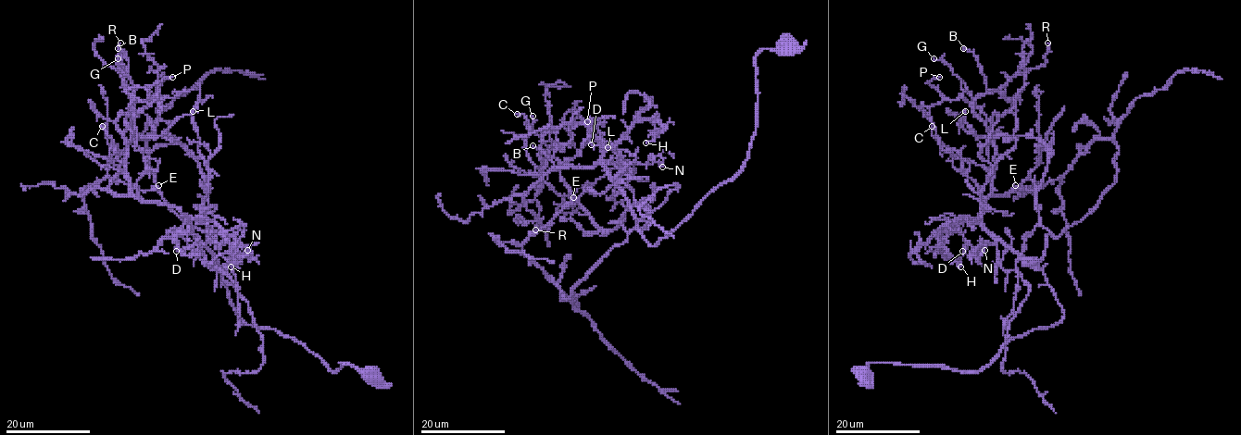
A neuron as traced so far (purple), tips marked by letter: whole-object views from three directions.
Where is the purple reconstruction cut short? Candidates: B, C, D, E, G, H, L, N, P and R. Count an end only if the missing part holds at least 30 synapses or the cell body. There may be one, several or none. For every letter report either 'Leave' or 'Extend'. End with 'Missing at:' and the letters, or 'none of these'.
B: Leave
C: Leave
D: Leave
E: Leave
G: Leave
H: Leave
L: Leave
N: Leave
P: Leave
R: Leave
Missing at: none of these

